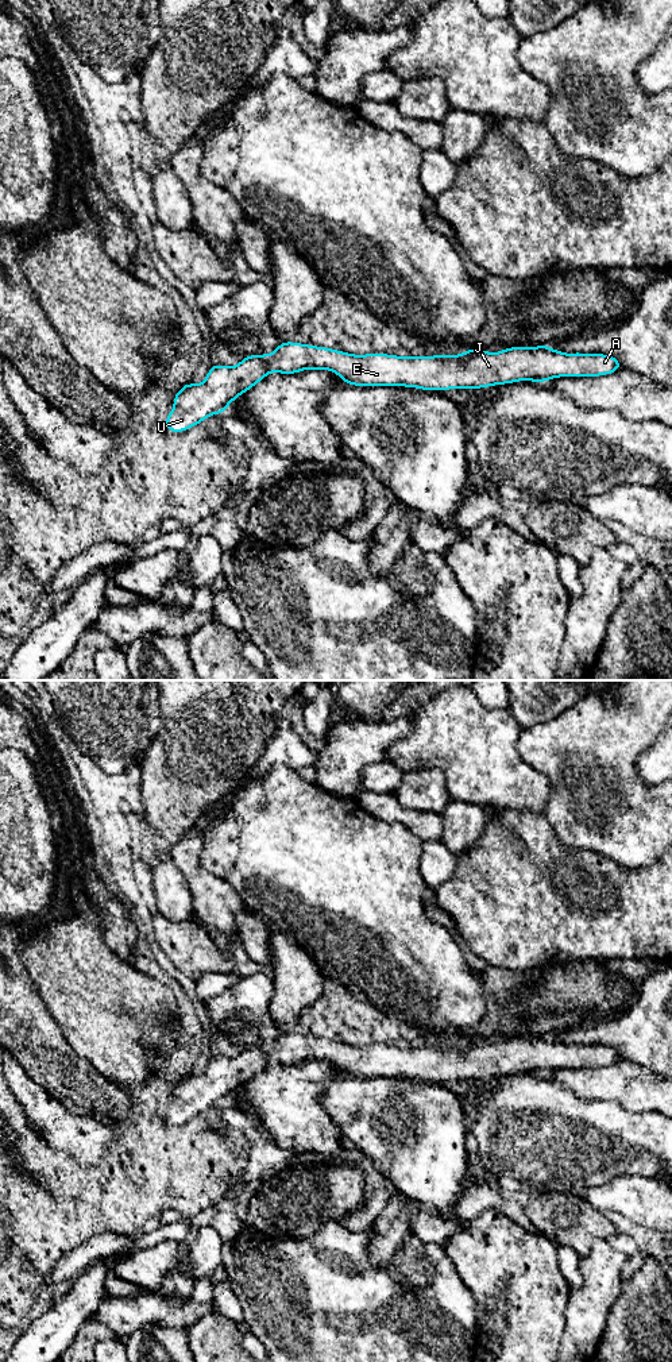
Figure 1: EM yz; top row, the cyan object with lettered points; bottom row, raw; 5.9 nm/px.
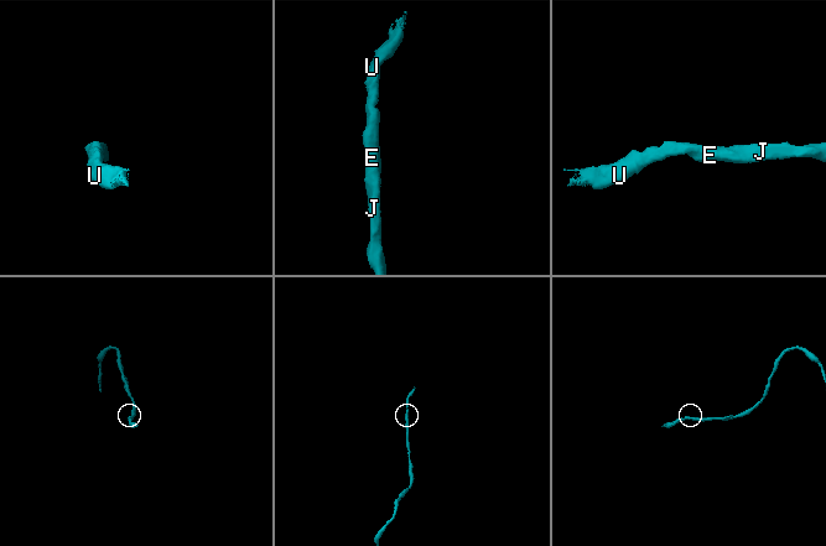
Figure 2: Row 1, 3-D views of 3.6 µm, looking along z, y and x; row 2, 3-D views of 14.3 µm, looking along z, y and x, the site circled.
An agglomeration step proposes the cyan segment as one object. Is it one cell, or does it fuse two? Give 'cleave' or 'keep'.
keep

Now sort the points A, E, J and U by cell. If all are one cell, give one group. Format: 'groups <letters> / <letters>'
groups A E J U

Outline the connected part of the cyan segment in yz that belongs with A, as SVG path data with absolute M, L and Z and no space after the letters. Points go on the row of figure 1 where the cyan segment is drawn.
M281 342L270 354L255 354L243 356L235 367L211 364L202 383L184 383L174 393L174 408L166 417L167 432L185 432L212 414L223 414L229 404L243 393L263 381L269 373L291 375L304 370L331 370L341 378L345 385L352 386L402 386L420 390L452 390L452 389L484 389L488 386L507 385L521 381L542 383L560 377L602 377L619 369L622 363L607 354L565 354L542 344L536 347L506 347L499 352L486 352L482 348L471 348L460 355L405 356L371 352L366 355L348 354L328 347L317 347L296 342Z

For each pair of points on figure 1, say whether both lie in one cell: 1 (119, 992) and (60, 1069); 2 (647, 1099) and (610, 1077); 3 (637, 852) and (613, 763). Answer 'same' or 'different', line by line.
1: different
2: same
3: same

